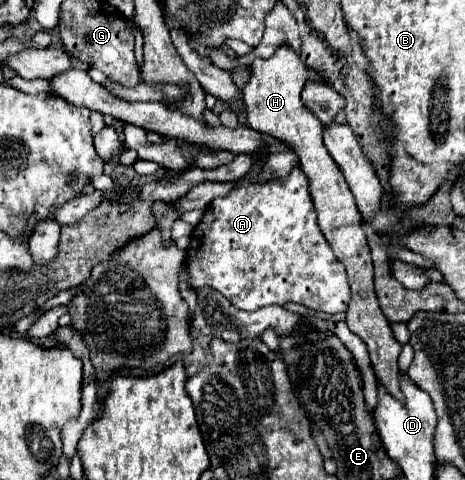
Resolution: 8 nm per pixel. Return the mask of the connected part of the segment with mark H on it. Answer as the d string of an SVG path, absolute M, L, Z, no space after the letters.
M279 47L269 59L255 59L249 67L251 67L251 79L243 87L247 125L255 131L267 133L283 143L289 143L289 147L299 157L301 169L307 175L309 185L311 185L311 197L315 203L319 227L325 239L329 241L331 249L335 251L337 259L343 263L349 277L351 303L349 303L345 321L349 329L355 335L359 335L363 343L367 345L375 377L383 383L383 387L393 397L403 399L403 393L397 381L399 377L397 357L401 353L401 345L395 341L389 321L379 309L379 301L373 291L373 263L371 263L371 251L369 251L365 233L361 229L361 213L343 179L343 173L339 171L335 161L329 157L323 145L323 123L301 101L301 91L305 87L305 81L309 79L309 69L303 63L301 55L293 51L293 47Z

